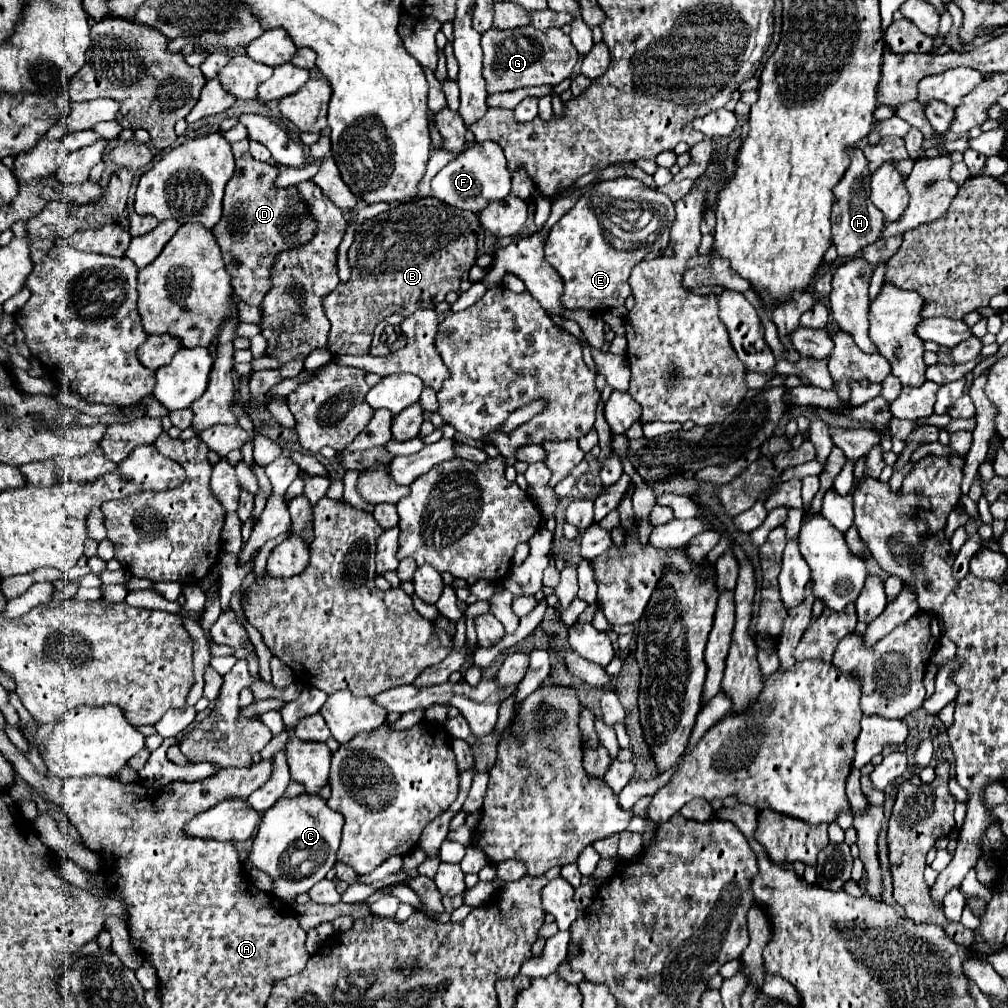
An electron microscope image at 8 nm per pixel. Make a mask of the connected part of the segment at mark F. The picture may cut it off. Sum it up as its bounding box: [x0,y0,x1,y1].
[432,141,510,213]

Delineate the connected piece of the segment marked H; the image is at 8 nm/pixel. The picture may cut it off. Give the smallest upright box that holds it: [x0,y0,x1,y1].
[832,147,884,259]

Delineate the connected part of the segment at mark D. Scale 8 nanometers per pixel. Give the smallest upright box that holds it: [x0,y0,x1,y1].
[212,137,314,305]

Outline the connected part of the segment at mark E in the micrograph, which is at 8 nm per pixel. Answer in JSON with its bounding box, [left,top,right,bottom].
[546,177,674,309]

